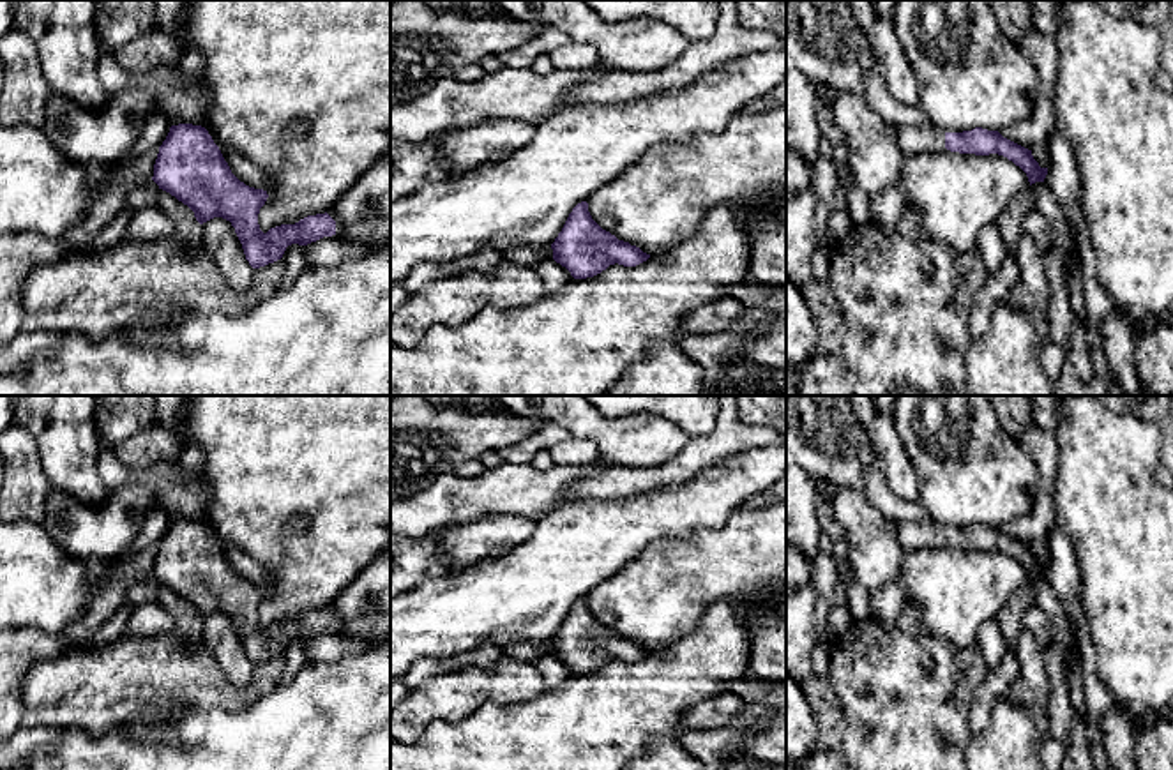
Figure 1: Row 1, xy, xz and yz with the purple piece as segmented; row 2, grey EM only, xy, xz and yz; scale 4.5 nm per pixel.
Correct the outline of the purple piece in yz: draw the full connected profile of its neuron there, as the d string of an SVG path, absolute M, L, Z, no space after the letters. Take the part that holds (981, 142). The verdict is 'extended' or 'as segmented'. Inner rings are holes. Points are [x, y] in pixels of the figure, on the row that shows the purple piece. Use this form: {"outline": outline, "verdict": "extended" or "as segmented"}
{"outline": "M931 124L919 127L896 127L896 141L906 157L924 152L938 152L947 148L959 154L989 155L998 154L1019 166L1030 185L1044 182L1048 168L1041 168L1032 150L1003 138L998 131L975 127L963 132L942 132Z", "verdict": "extended"}

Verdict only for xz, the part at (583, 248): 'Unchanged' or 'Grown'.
Unchanged

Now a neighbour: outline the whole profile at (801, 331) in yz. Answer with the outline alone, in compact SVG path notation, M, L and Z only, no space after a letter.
M786 277L786 364L795 371L814 357L818 346L816 323L802 297L802 288Z

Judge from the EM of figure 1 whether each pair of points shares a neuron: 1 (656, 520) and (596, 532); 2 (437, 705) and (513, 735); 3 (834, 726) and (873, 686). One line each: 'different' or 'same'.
1: same
2: different
3: different

